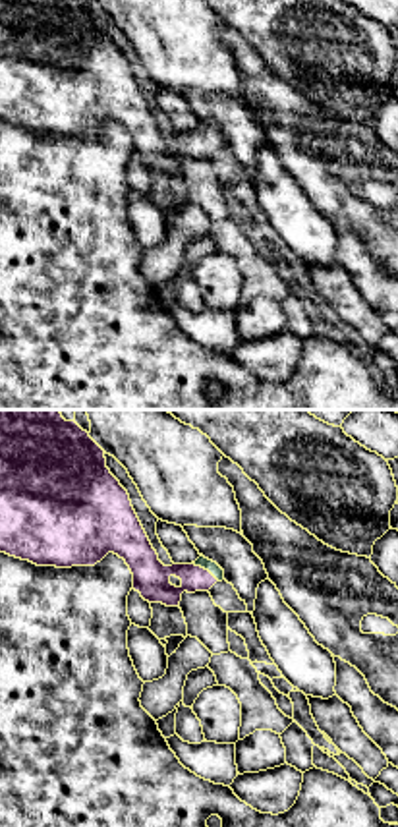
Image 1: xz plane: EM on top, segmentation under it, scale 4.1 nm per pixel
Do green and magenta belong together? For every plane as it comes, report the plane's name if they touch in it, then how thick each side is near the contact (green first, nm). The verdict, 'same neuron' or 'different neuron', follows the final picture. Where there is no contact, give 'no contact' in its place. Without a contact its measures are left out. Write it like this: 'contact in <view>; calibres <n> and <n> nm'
contact in xz; calibres 50 and 160 nm

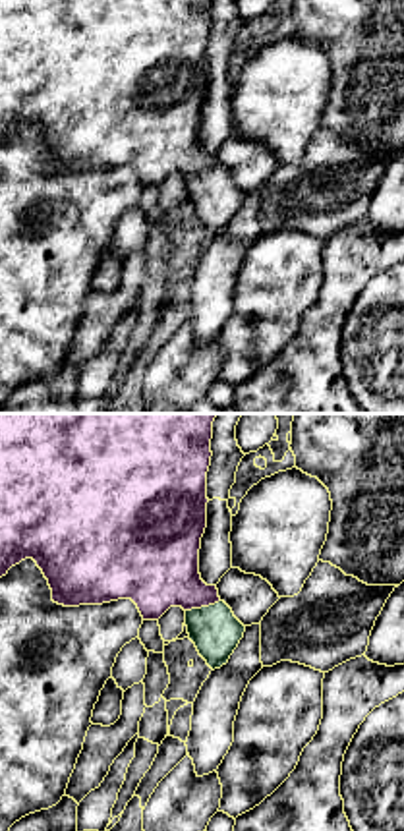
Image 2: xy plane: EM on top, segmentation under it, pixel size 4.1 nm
contact in xy; calibres 200 and 360 nm

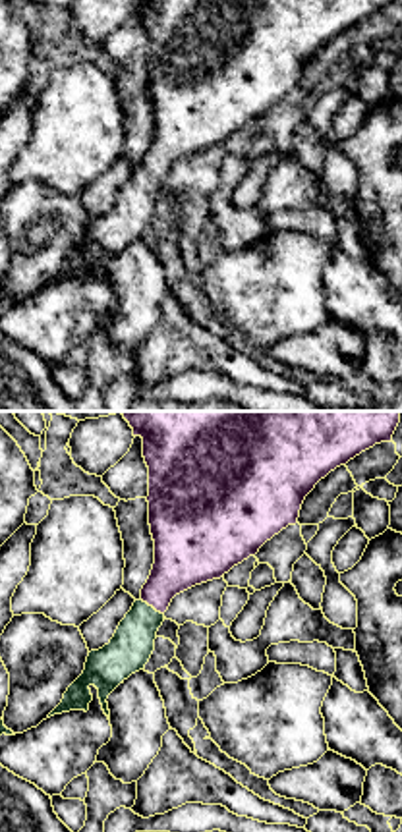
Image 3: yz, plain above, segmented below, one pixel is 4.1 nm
contact in yz; calibres 180 and 260 nm

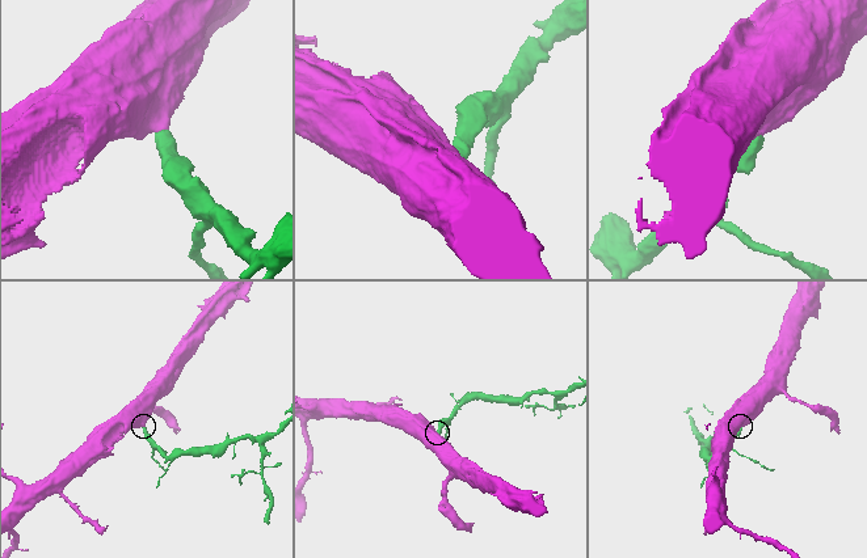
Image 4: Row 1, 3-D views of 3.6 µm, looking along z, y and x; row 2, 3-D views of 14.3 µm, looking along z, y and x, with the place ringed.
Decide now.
same neuron

